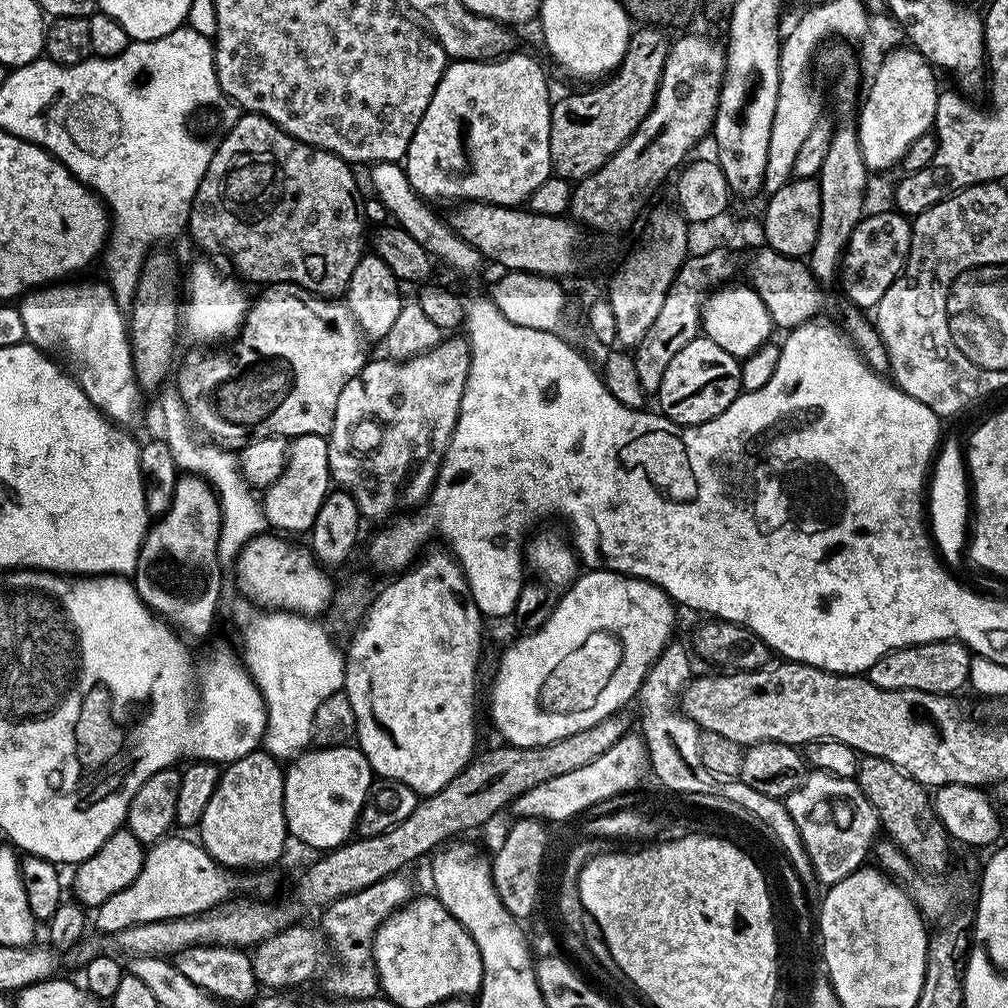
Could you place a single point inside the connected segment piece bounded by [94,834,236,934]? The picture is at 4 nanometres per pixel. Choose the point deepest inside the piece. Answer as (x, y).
(179, 878)

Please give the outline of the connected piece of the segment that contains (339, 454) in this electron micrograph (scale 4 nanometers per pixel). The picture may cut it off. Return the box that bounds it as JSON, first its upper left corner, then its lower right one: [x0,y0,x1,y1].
[326,338,471,521]

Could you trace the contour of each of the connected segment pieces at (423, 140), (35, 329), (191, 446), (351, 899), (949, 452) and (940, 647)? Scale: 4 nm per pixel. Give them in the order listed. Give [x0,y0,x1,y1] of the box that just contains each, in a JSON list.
[[402,50,553,208],[19,282,145,426],[158,387,266,562],[318,874,413,1000],[928,437,970,568],[866,640,973,694]]

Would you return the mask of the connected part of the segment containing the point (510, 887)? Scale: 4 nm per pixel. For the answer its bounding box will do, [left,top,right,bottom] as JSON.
[491,818,548,920]

